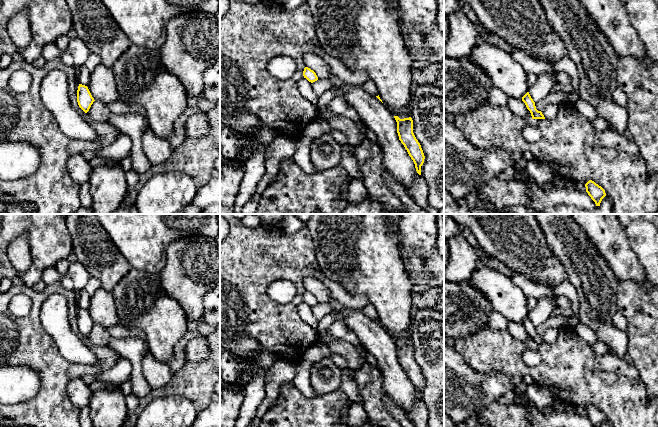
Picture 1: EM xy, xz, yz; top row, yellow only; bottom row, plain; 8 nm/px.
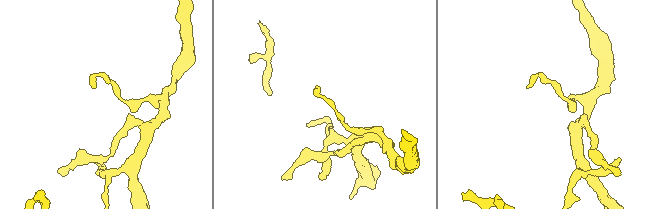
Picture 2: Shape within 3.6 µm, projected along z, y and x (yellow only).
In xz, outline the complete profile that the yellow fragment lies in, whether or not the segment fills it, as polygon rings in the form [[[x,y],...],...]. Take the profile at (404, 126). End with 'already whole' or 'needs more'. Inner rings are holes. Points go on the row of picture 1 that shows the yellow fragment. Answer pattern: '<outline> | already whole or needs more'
[[[394,116],[394,118],[397,122],[399,140],[413,160],[417,173],[421,175],[421,166],[424,163],[425,156],[420,143],[413,133],[413,120],[411,117],[400,119],[398,116]]] | already whole

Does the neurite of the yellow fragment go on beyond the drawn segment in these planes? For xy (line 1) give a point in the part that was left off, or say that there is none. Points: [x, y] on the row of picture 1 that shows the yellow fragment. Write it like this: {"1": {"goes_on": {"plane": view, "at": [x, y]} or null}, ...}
{"1": {"goes_on": null}}

